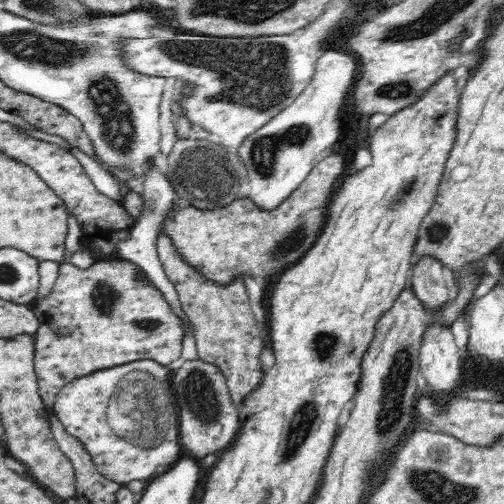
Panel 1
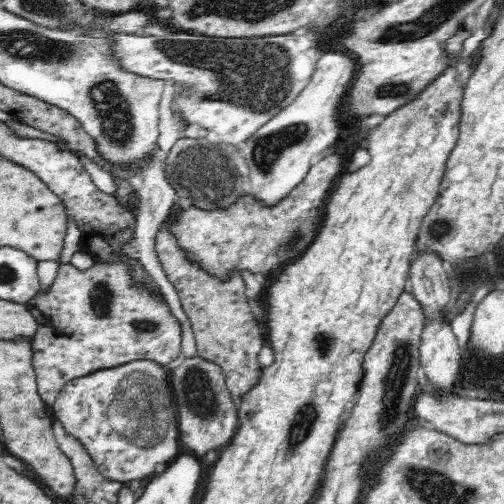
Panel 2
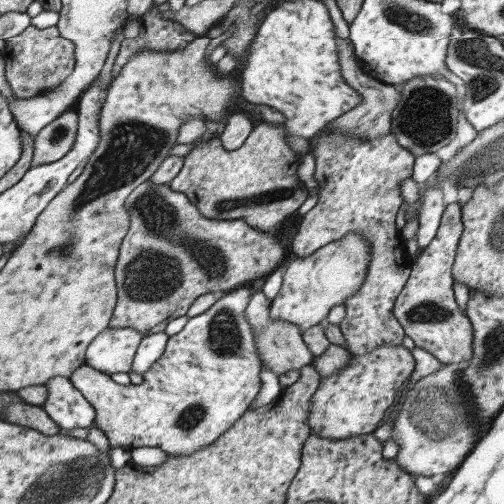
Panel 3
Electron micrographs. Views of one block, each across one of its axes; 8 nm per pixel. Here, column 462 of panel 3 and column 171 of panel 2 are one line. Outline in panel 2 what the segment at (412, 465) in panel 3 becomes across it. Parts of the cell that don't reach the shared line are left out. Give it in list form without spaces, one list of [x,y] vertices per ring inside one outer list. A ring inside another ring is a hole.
[[[142,360],[76,378],[60,390],[56,402],[50,406],[52,416],[62,422],[64,430],[70,436],[78,438],[82,446],[86,446],[88,456],[94,460],[102,476],[124,486],[134,480],[150,480],[156,474],[156,464],[170,466],[170,462],[174,462],[174,458],[182,454],[180,450],[184,450],[178,432],[178,404],[174,400],[174,388],[170,384],[172,368],[172,362],[162,366],[152,360]]]

